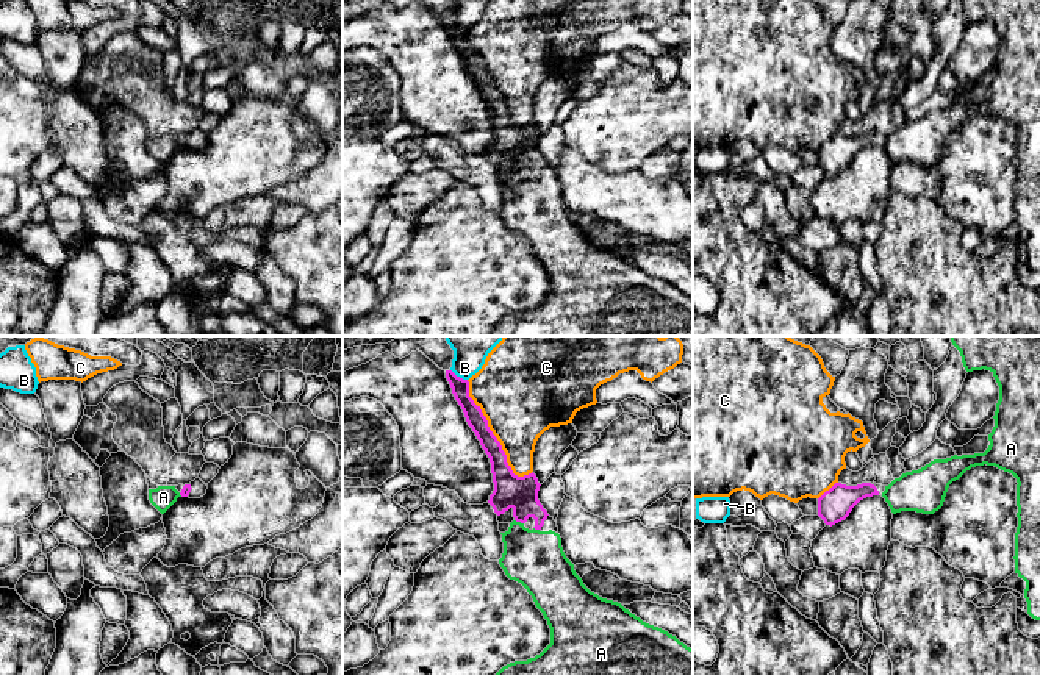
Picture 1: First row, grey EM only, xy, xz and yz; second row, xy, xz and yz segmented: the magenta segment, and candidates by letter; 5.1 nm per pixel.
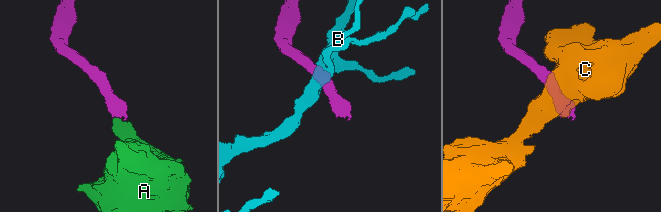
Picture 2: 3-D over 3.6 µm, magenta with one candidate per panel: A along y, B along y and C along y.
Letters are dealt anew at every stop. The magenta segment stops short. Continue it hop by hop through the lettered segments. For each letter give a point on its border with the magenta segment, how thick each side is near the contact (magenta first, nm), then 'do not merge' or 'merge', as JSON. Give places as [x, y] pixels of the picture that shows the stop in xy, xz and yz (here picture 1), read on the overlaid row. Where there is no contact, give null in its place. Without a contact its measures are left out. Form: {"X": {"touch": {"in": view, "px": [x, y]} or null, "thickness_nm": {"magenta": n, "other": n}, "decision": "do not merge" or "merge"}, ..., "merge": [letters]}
{"A": {"touch": {"in": "xz", "px": [520, 521]}, "thickness_nm": {"magenta": 180, "other": 300}, "decision": "merge"}, "B": {"touch": {"in": "xz", "px": [459, 377]}, "thickness_nm": {"magenta": 100, "other": 240}, "decision": "do not merge"}, "C": {"touch": {"in": "xz", "px": [493, 435]}, "thickness_nm": {"magenta": 120, "other": 440}, "decision": "do not merge"}, "merge": ["A"]}

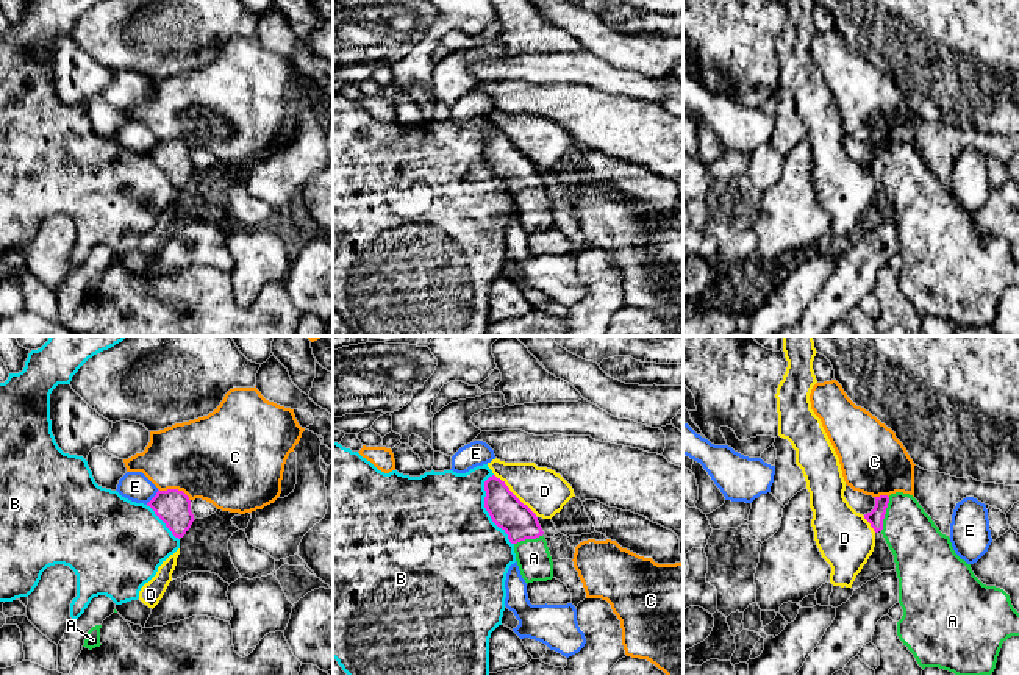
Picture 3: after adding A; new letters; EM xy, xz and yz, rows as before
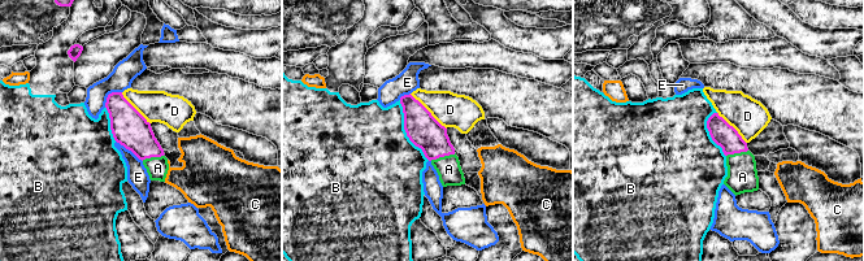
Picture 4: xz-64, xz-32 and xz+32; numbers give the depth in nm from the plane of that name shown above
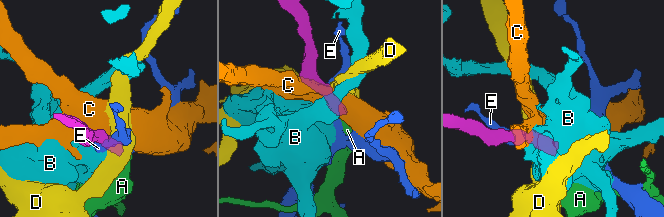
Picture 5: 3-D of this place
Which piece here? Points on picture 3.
{"A": {"touch": {"in": "yz", "px": [885, 513]}, "thickness_nm": {"magenta": 80, "other": 280}, "decision": "merge"}, "B": {"touch": {"in": "xz", "px": [486, 510]}, "thickness_nm": {"magenta": 180, "other": 500}, "decision": "do not merge"}, "C": {"touch": {"in": "xy", "px": [175, 489]}, "thickness_nm": {"magenta": 180, "other": 440}, "decision": "do not merge"}, "D": {"touch": {"in": "xz", "px": [514, 496]}, "thickness_nm": {"magenta": 180, "other": 240}, "decision": "do not merge"}, "E": {"touch": {"in": "xy", "px": [153, 497]}, "thickness_nm": {"magenta": 180, "other": 150}, "decision": "do not merge"}, "merge": ["A"]}

